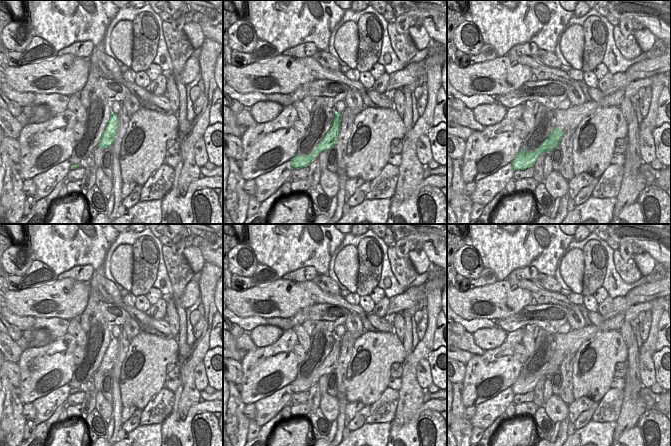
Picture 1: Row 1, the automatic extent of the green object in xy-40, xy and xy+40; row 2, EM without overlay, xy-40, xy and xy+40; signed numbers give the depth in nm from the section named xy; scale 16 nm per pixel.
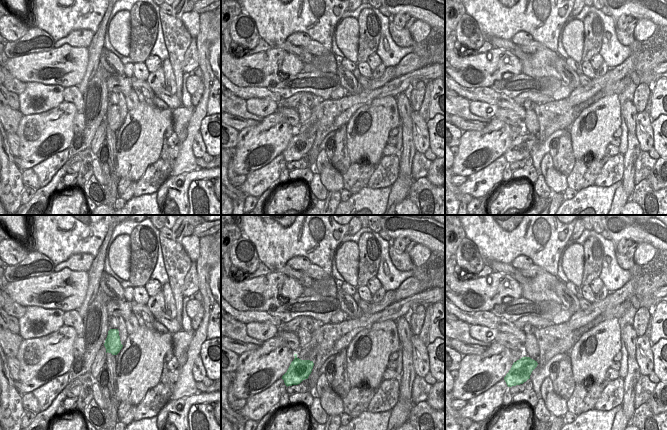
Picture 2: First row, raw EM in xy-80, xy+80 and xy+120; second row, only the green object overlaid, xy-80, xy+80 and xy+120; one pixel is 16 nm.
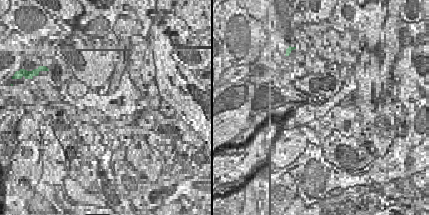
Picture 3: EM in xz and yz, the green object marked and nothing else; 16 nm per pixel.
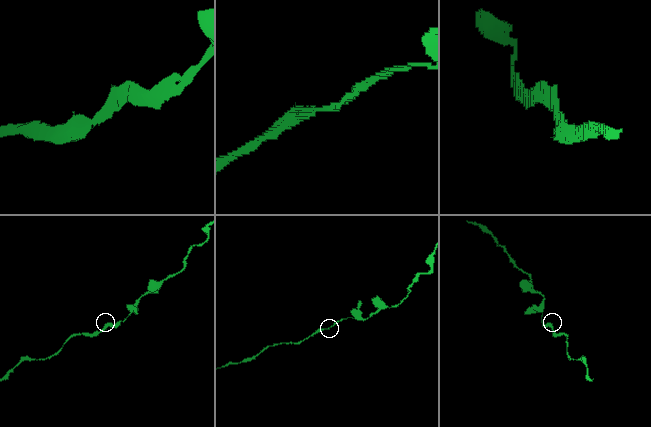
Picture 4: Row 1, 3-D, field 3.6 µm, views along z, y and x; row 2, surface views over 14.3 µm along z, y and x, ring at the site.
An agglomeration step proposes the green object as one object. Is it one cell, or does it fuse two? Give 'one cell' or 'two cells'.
one cell

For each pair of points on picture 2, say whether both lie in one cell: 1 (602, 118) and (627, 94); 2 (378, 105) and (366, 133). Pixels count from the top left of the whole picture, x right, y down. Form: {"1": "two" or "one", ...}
{"1": "two", "2": "one"}

